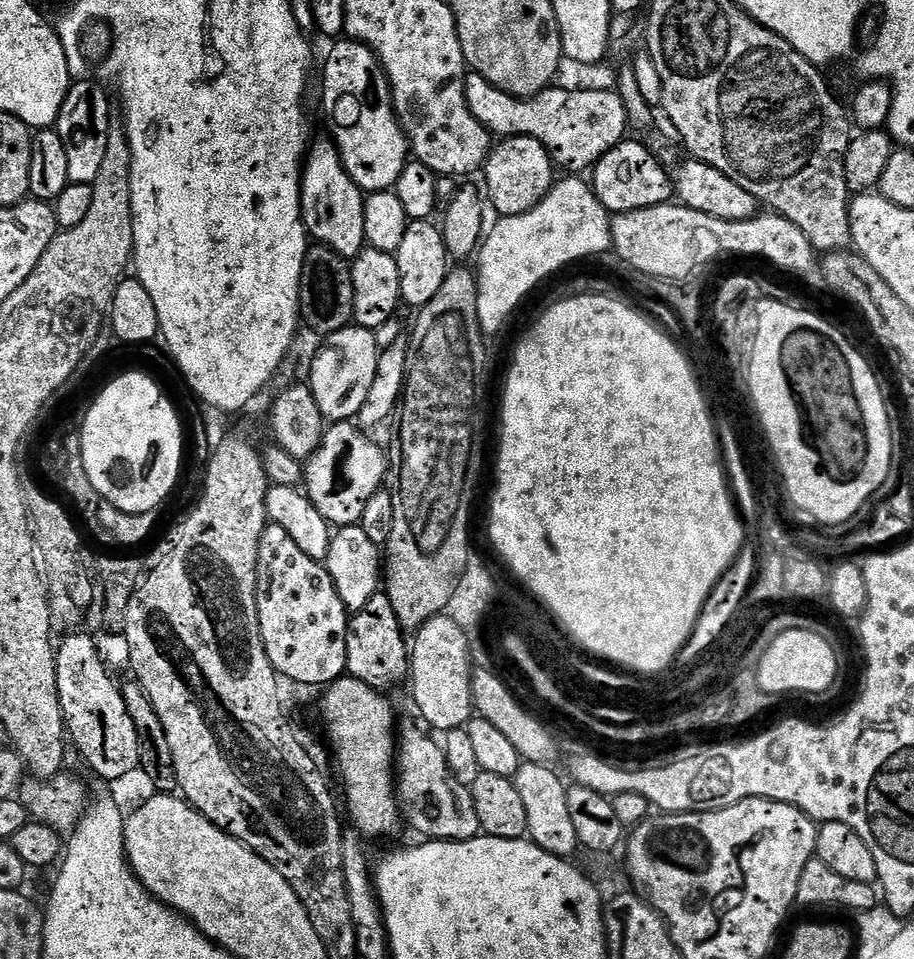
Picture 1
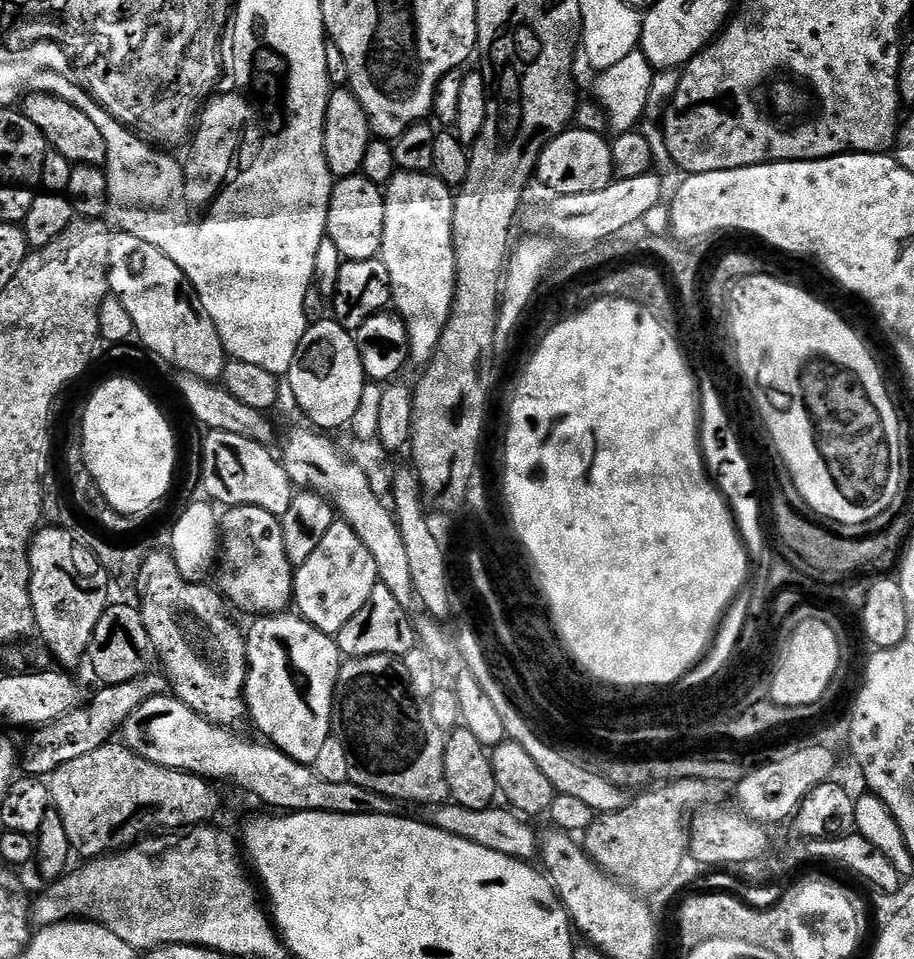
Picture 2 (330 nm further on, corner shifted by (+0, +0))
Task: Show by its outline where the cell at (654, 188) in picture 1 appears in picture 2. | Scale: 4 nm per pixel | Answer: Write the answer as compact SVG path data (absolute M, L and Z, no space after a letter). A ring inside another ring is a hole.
M569 127L549 140L540 151L536 163L535 179L540 179L549 188L549 193L557 196L606 190L606 186L610 186L614 179L611 143L607 139L604 141L596 132L576 127Z

